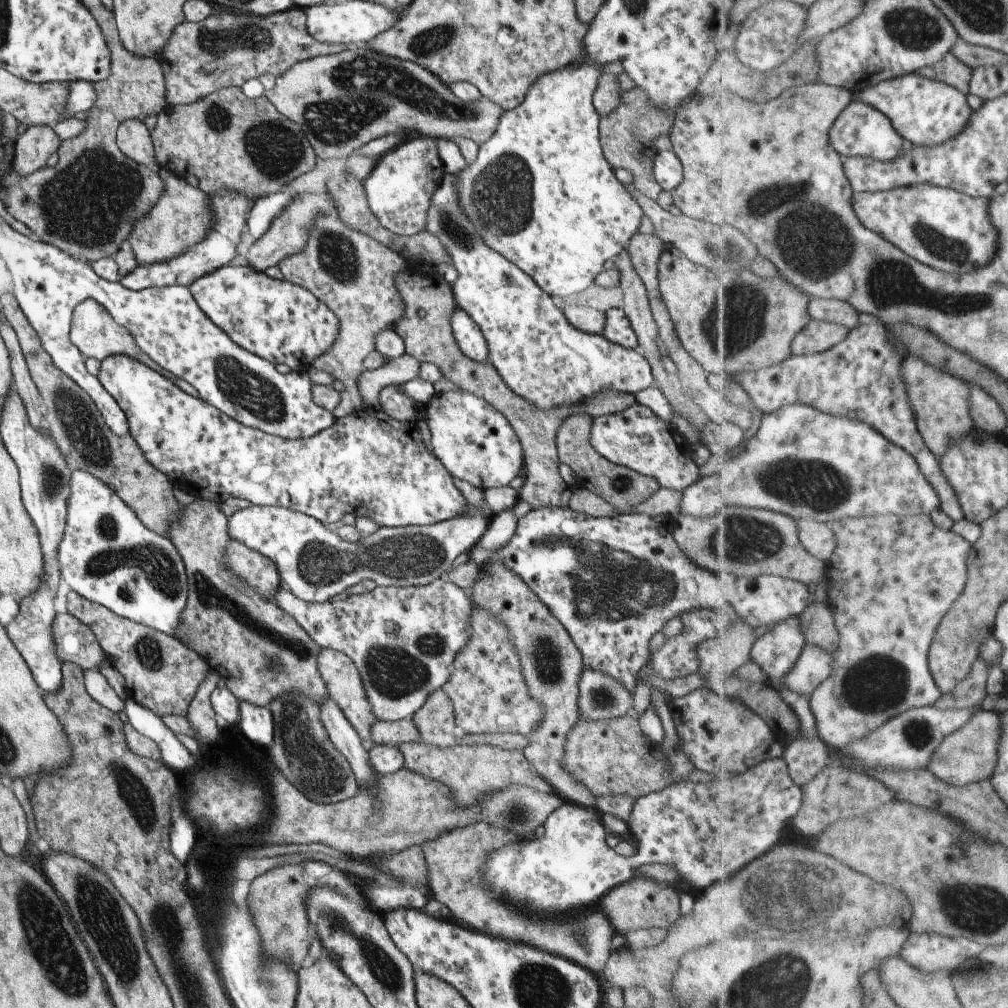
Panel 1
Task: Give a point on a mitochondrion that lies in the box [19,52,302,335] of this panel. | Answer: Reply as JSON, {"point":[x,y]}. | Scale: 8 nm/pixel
{"point":[87,202]}

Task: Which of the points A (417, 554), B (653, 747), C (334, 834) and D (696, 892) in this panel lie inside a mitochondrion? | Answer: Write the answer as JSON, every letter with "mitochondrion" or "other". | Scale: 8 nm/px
{"A":"mitochondrion","B":"other","C":"other","D":"other"}

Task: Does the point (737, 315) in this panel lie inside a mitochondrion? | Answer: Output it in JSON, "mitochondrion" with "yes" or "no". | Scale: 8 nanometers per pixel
{"mitochondrion":"yes"}

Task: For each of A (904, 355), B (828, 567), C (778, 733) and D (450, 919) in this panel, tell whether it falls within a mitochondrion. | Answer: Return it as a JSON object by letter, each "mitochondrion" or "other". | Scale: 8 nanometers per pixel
{"A":"other","B":"other","C":"other","D":"other"}

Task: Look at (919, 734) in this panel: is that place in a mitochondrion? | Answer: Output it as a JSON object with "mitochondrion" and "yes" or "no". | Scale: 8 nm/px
{"mitochondrion":"yes"}

